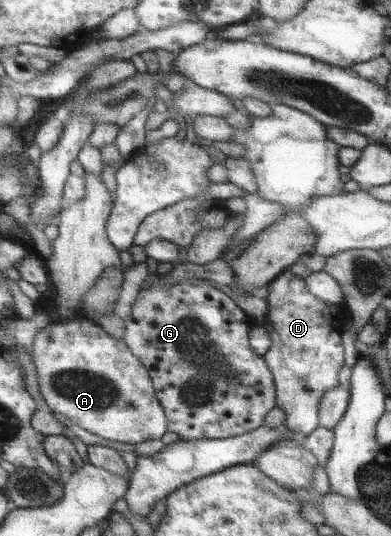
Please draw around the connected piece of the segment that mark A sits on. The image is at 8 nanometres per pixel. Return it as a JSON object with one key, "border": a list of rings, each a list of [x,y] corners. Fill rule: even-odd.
{"border":[[[87,316],[50,323],[33,338],[33,363],[40,391],[52,411],[66,416],[74,425],[91,434],[124,444],[161,440],[170,431],[169,419],[158,399],[150,369],[131,351],[125,340],[115,339]]]}

